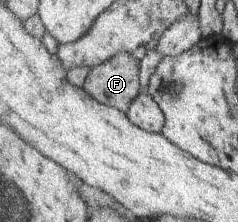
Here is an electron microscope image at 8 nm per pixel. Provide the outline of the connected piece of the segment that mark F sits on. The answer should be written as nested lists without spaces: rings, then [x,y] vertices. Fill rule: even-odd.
[[[120,52],[91,68],[84,88],[98,101],[127,113],[141,92],[141,61],[132,52]]]

